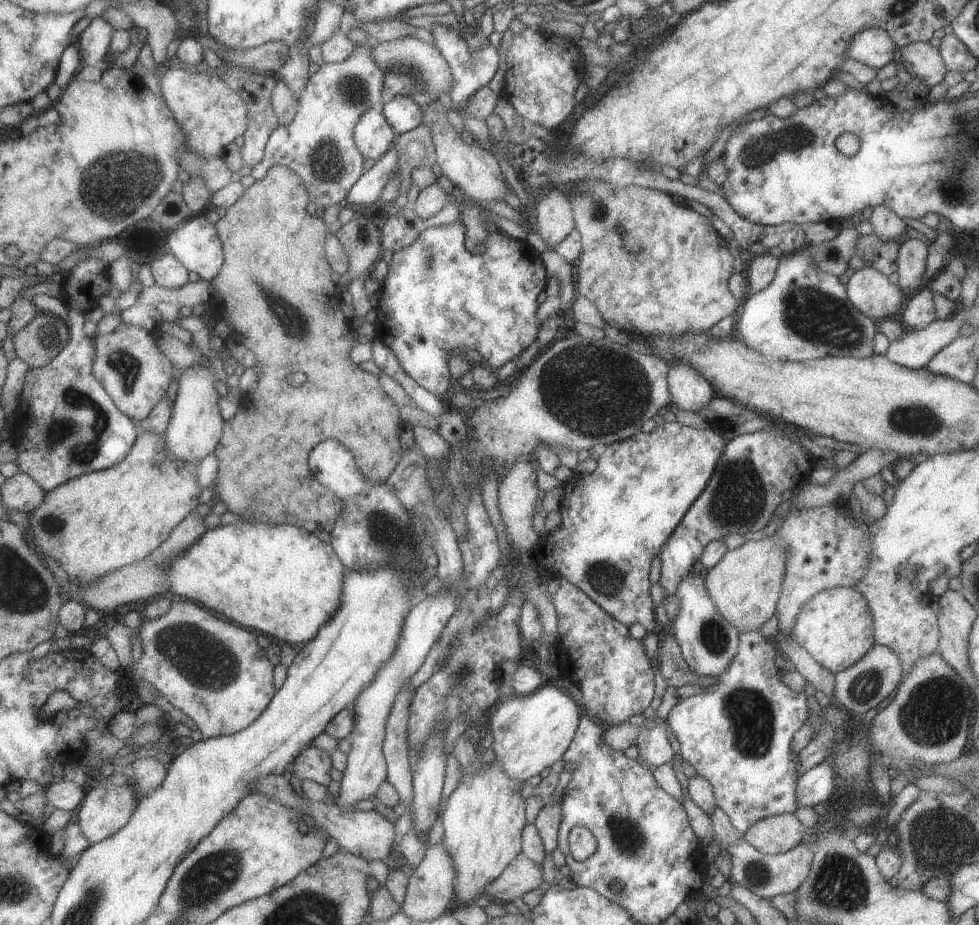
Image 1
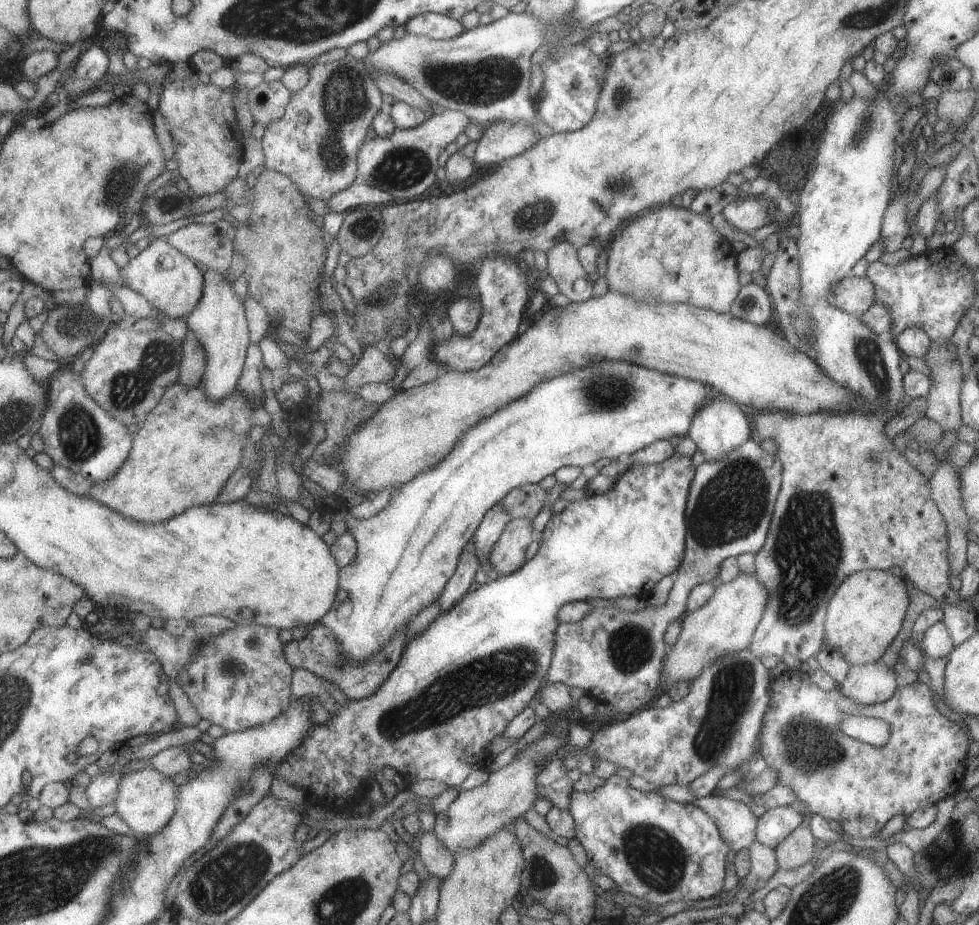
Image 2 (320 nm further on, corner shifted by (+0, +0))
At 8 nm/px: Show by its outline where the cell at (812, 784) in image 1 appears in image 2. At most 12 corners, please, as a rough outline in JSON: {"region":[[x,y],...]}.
{"region":[[769,808],[755,826],[759,844],[775,848],[807,815]]}

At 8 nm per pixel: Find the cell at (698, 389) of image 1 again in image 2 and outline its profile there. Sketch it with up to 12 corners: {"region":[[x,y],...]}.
{"region":[[725,397],[705,400],[687,437],[719,460],[752,435],[749,412]]}

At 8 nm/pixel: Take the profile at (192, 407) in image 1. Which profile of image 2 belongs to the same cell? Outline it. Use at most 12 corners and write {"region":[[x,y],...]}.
{"region":[[208,270],[184,320],[207,352],[201,388],[237,392],[252,344],[246,302]]}

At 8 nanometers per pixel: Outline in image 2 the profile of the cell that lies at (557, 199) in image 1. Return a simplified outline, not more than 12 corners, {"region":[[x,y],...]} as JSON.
{"region":[[569,242],[545,255],[547,274],[573,303],[591,297],[591,278]]}

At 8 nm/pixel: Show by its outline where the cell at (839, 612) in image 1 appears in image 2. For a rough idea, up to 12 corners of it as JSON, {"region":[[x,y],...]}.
{"region":[[890,571],[847,576],[823,620],[849,665],[877,662],[909,604]]}

